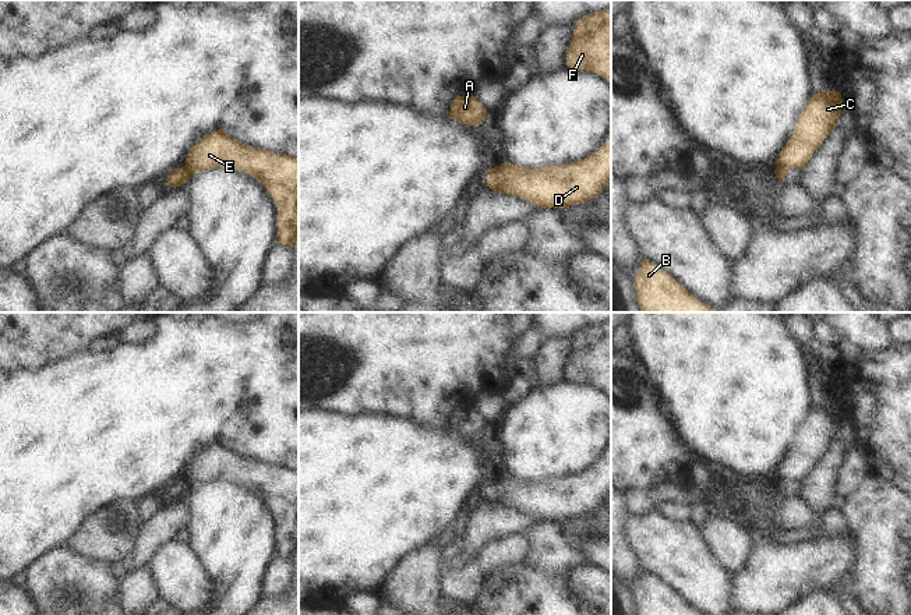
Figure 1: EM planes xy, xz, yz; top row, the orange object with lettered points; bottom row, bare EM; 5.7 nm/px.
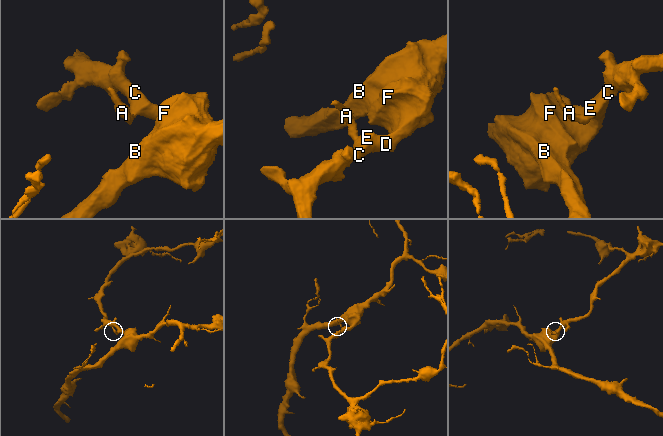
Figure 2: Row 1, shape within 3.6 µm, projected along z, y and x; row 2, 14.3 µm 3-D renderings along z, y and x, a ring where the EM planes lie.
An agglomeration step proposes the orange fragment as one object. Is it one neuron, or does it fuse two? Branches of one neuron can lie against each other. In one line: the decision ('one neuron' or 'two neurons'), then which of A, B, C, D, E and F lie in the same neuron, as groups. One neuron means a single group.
two neurons; A / B C D E F

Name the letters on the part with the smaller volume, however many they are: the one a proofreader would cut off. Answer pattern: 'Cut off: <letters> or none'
Cut off: A

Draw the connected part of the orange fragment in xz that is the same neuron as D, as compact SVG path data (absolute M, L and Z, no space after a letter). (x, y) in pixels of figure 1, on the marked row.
M611 132L594 155L583 160L527 169L502 163L497 179L487 179L494 191L520 197L543 208L569 208L597 197L611 183Z

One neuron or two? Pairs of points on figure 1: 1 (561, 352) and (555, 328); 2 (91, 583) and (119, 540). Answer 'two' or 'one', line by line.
1: two
2: two

